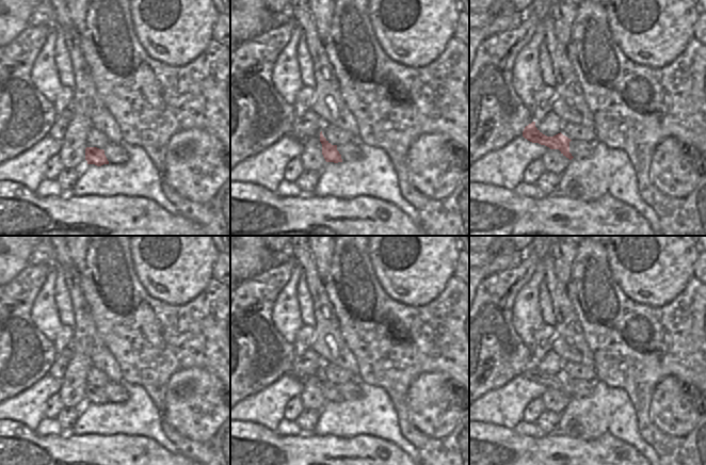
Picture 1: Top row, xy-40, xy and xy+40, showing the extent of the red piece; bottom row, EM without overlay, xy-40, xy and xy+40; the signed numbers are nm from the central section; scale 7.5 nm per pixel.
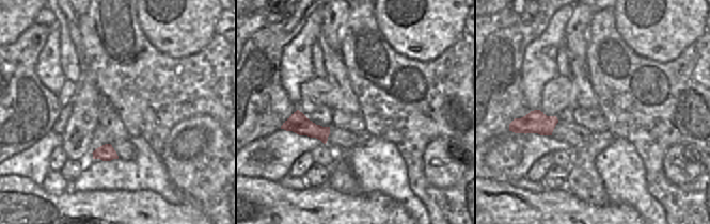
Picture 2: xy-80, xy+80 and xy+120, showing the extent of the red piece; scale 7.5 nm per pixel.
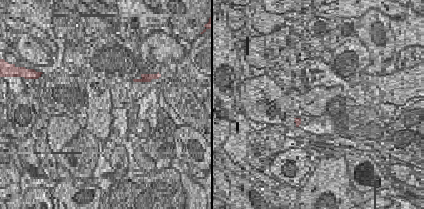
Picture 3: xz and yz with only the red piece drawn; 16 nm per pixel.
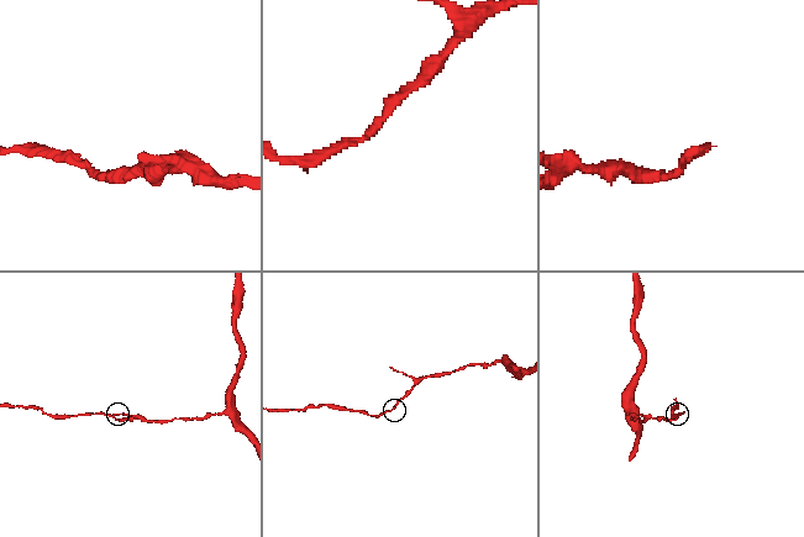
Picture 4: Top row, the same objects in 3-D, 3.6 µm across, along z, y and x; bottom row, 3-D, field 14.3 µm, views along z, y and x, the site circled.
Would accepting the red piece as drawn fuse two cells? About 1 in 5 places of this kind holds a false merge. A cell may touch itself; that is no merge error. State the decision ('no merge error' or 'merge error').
no merge error

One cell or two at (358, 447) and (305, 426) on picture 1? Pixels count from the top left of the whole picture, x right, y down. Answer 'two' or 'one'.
two

